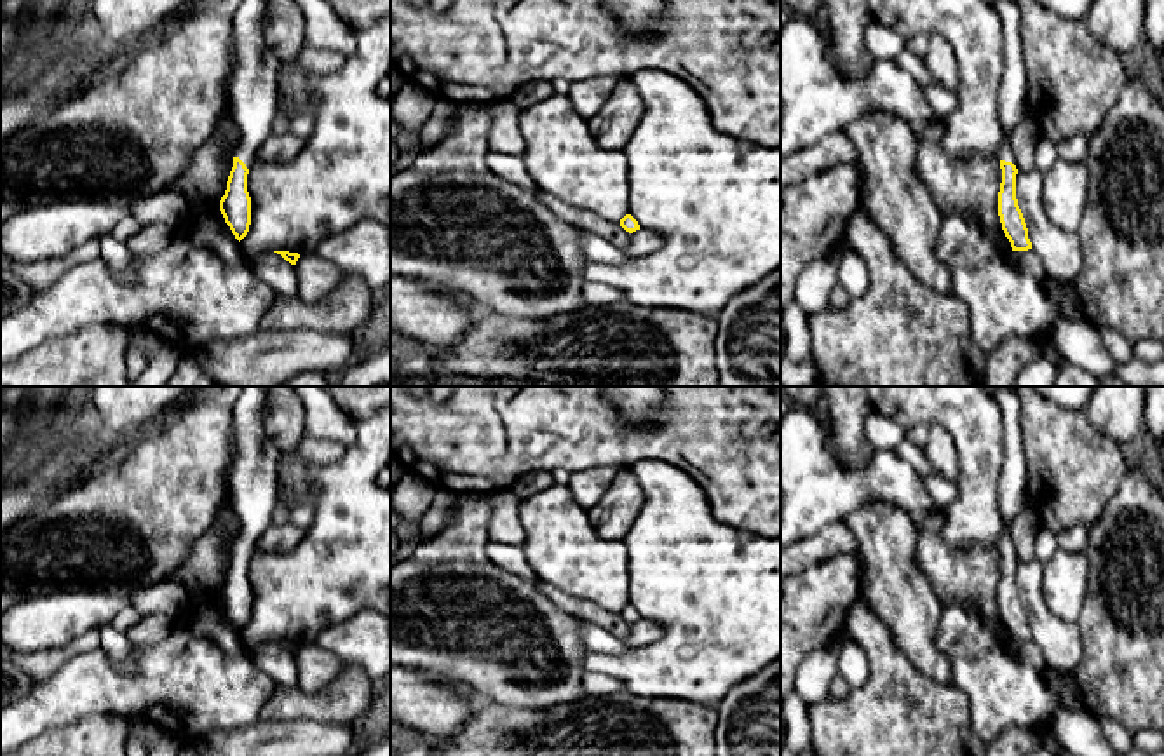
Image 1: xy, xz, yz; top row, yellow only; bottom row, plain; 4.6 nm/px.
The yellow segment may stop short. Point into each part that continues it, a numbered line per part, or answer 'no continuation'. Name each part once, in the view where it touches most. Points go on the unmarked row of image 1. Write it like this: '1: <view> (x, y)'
1: xy (253, 485)

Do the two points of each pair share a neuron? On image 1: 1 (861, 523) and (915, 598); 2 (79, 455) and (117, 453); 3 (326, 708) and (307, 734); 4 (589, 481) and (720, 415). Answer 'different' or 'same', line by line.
1: same
2: different
3: different
4: different

